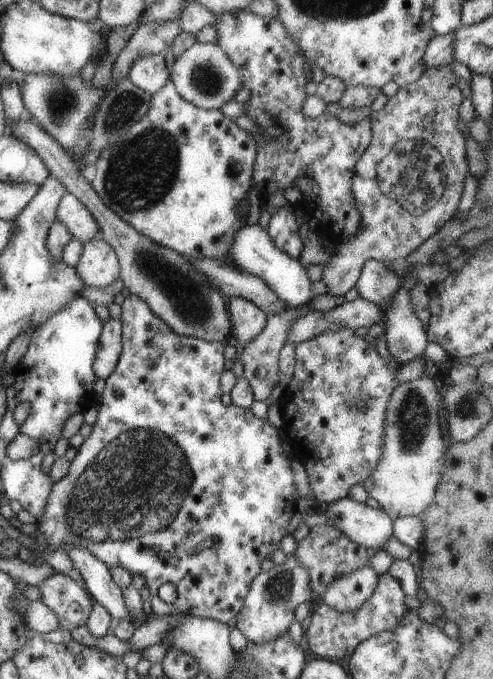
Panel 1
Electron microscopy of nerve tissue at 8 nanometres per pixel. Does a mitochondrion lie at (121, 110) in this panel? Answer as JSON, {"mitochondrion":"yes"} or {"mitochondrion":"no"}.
{"mitochondrion":"yes"}

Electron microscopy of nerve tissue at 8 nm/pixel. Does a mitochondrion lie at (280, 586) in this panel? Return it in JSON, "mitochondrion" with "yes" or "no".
{"mitochondrion":"yes"}

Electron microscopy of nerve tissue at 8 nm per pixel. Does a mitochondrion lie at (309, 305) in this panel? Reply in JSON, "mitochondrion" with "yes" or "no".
{"mitochondrion":"no"}

